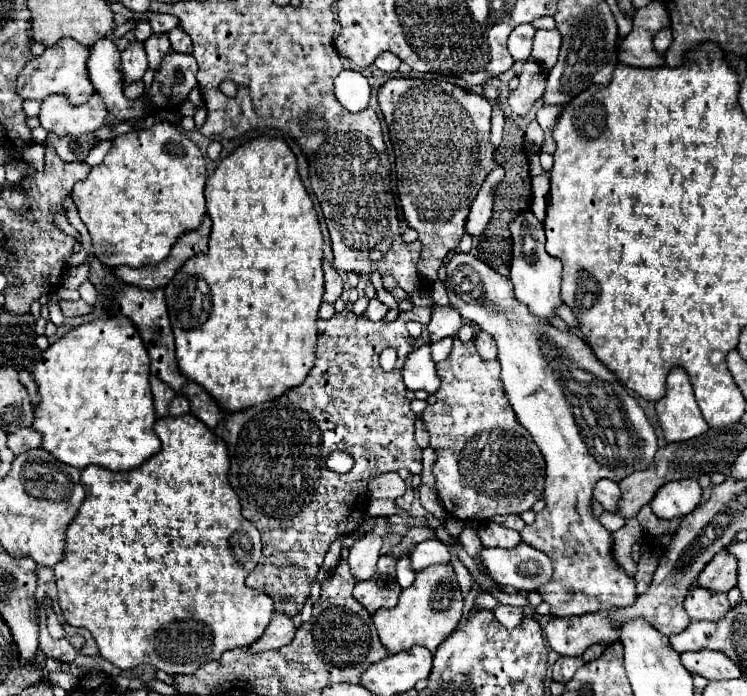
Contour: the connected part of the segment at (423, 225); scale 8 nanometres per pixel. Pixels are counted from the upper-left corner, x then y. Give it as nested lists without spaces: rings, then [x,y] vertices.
[[[391,78],[387,80],[377,94],[381,112],[391,132],[391,144],[395,150],[395,168],[397,168],[397,190],[401,198],[403,216],[411,228],[417,230],[419,240],[423,242],[423,252],[419,258],[419,274],[423,282],[435,282],[441,260],[449,250],[459,246],[461,236],[465,234],[465,220],[469,206],[473,204],[485,176],[497,166],[493,152],[495,148],[489,142],[491,126],[491,102],[481,96],[463,90],[461,86],[449,82],[431,82],[419,78]]]

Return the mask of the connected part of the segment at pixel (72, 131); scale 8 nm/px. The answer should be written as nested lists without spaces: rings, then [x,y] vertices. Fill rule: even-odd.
[[[53,94],[43,100],[39,120],[47,132],[55,132],[59,136],[79,136],[91,134],[93,130],[105,126],[107,114],[107,106],[103,104],[103,98],[99,94],[91,96],[89,102],[79,106],[71,104],[65,96]]]

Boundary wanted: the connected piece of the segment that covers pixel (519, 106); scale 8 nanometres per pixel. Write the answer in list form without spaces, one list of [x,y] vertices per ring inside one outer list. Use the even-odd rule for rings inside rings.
[[[525,61],[519,76],[519,85],[513,92],[509,92],[511,110],[519,116],[525,116],[533,108],[533,104],[541,98],[546,82],[544,68],[536,61]]]

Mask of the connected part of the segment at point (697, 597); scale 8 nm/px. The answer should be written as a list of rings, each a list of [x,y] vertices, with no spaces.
[[[691,586],[685,598],[685,610],[691,620],[719,620],[725,616],[729,600],[725,594],[711,592],[701,586]]]

